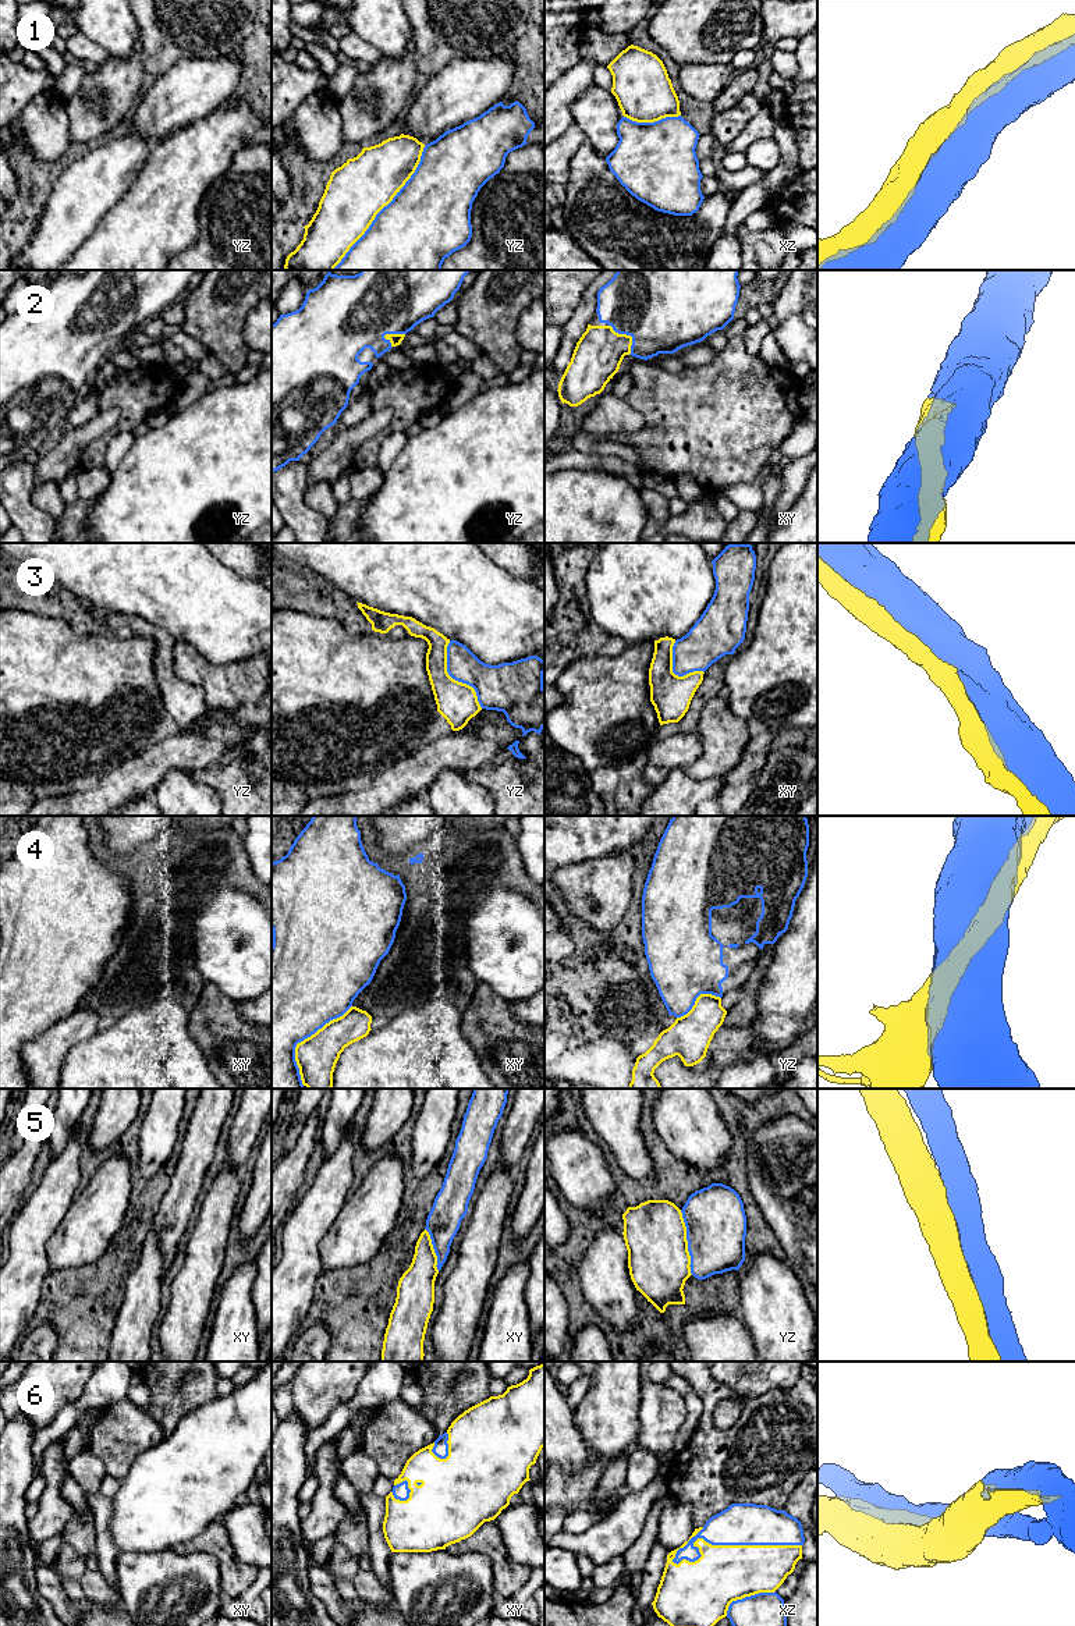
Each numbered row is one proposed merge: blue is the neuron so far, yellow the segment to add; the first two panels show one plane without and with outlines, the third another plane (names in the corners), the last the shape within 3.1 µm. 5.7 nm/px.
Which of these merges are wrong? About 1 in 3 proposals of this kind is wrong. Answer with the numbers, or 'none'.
5

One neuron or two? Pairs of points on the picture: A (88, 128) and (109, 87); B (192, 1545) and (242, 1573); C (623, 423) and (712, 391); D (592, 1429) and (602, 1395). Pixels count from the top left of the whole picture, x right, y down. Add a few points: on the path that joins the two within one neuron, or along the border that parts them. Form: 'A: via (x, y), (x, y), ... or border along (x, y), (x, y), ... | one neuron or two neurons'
A: via (89, 119), (109, 96) | one neuron
B: via (205, 1545), (215, 1545), (230, 1561) | one neuron
C: border along (624, 400), (644, 418), (644, 425), (627, 436) | two neurons
D: via (599, 1420), (602, 1417), (602, 1403) | one neuron

